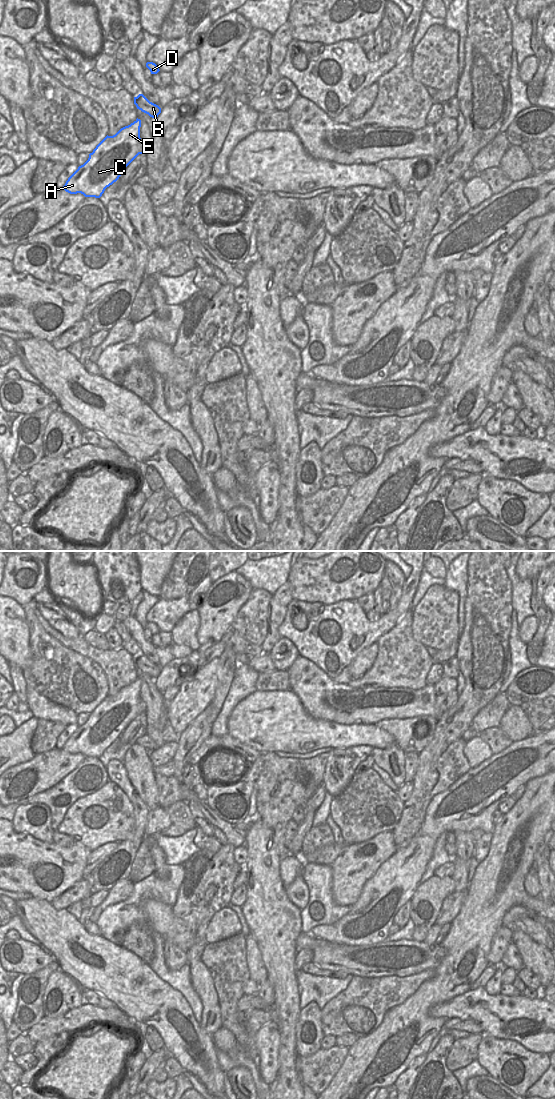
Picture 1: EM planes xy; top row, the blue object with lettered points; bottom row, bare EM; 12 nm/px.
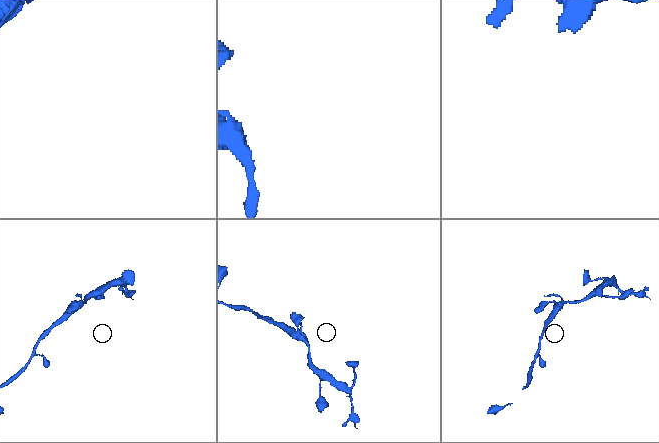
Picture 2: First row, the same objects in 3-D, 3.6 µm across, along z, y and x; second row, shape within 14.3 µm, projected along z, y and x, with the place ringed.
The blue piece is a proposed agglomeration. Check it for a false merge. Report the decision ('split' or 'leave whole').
leave whole

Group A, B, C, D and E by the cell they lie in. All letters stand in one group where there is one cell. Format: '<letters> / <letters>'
A B C D E

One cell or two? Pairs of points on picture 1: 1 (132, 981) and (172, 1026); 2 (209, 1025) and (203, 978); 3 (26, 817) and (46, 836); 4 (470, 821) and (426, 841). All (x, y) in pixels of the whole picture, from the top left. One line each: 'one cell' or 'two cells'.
1: one cell
2: one cell
3: one cell
4: one cell

